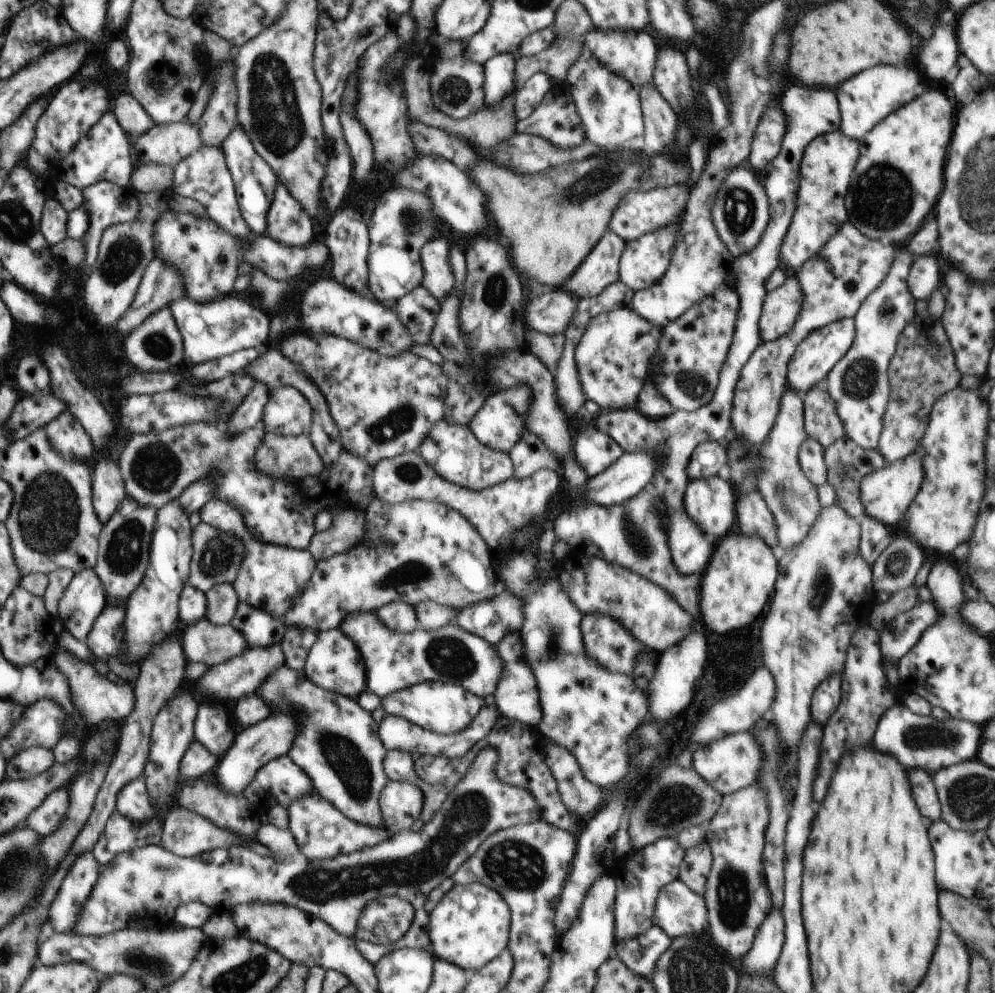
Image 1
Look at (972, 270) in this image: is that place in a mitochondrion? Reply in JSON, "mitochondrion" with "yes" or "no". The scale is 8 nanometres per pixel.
{"mitochondrion":"no"}

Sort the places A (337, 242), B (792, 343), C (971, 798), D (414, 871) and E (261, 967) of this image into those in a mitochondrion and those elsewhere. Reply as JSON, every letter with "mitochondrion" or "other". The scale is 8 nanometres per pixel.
{"A":"other","B":"other","C":"mitochondrion","D":"mitochondrion","E":"mitochondrion"}

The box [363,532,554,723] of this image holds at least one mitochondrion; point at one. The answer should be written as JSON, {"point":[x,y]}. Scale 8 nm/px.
{"point":[448,657]}

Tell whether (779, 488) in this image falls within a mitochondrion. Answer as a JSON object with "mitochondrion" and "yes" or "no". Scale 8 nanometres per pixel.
{"mitochondrion":"yes"}

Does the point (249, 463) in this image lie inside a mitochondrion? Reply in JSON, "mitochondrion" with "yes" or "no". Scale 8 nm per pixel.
{"mitochondrion":"no"}

